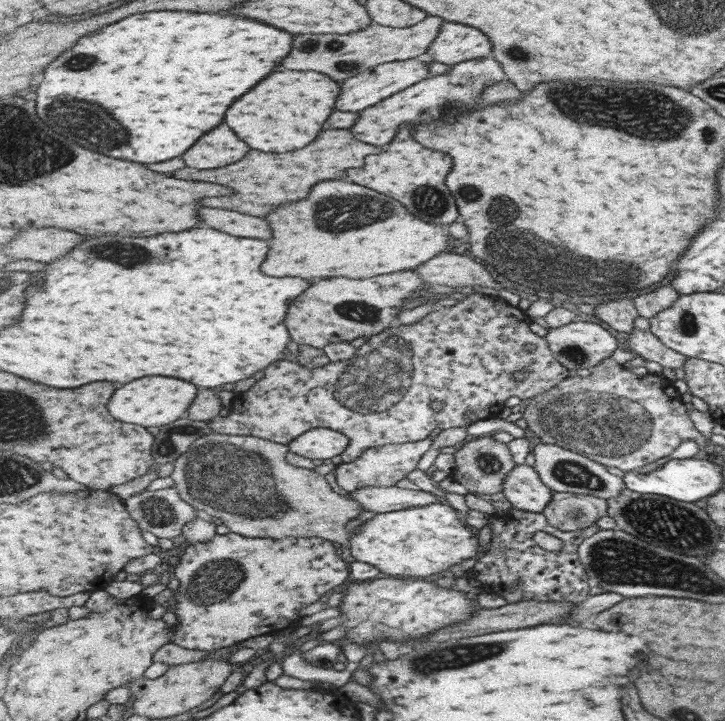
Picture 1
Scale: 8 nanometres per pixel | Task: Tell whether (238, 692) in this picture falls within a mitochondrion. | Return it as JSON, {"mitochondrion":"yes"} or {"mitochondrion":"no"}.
{"mitochondrion":"no"}

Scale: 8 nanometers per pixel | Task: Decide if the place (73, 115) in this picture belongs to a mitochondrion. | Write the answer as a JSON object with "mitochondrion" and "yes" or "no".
{"mitochondrion":"yes"}

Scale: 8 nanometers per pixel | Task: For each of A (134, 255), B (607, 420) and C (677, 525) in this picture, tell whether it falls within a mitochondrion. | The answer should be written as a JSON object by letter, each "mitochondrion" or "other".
{"A":"mitochondrion","B":"mitochondrion","C":"mitochondrion"}

